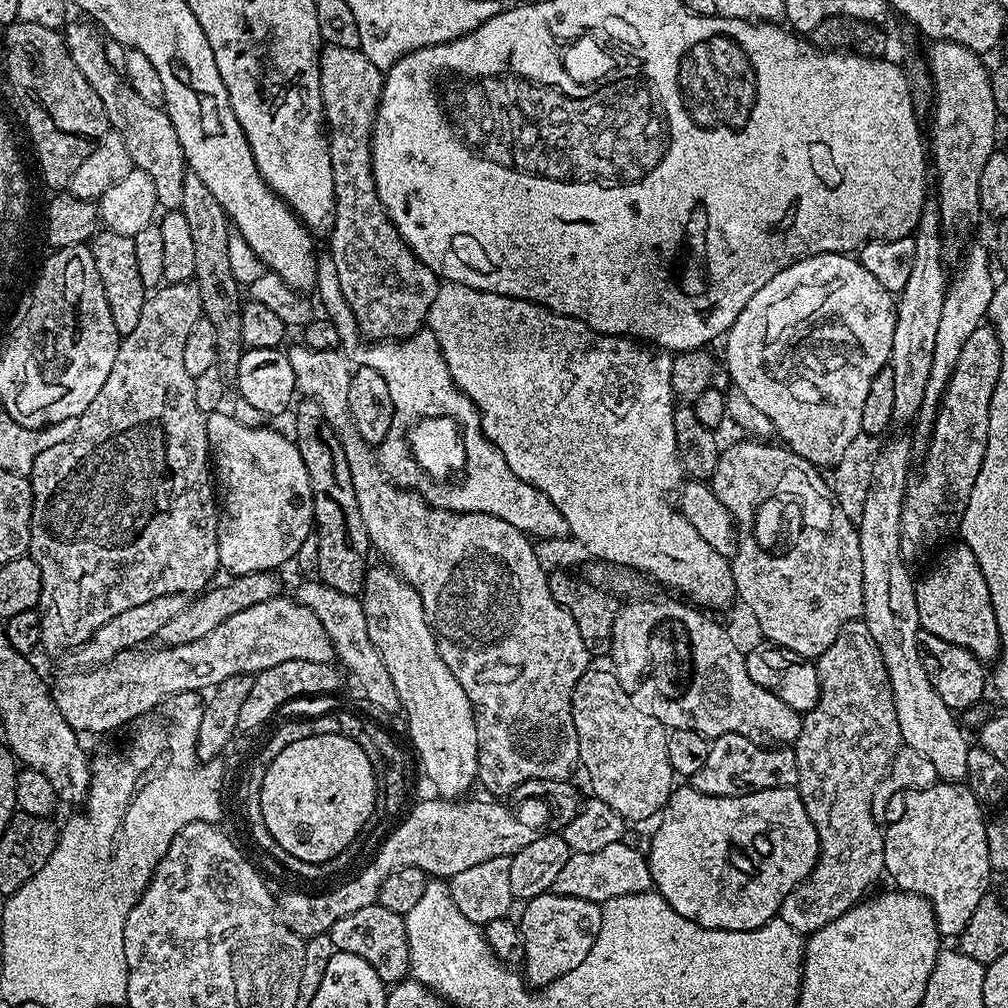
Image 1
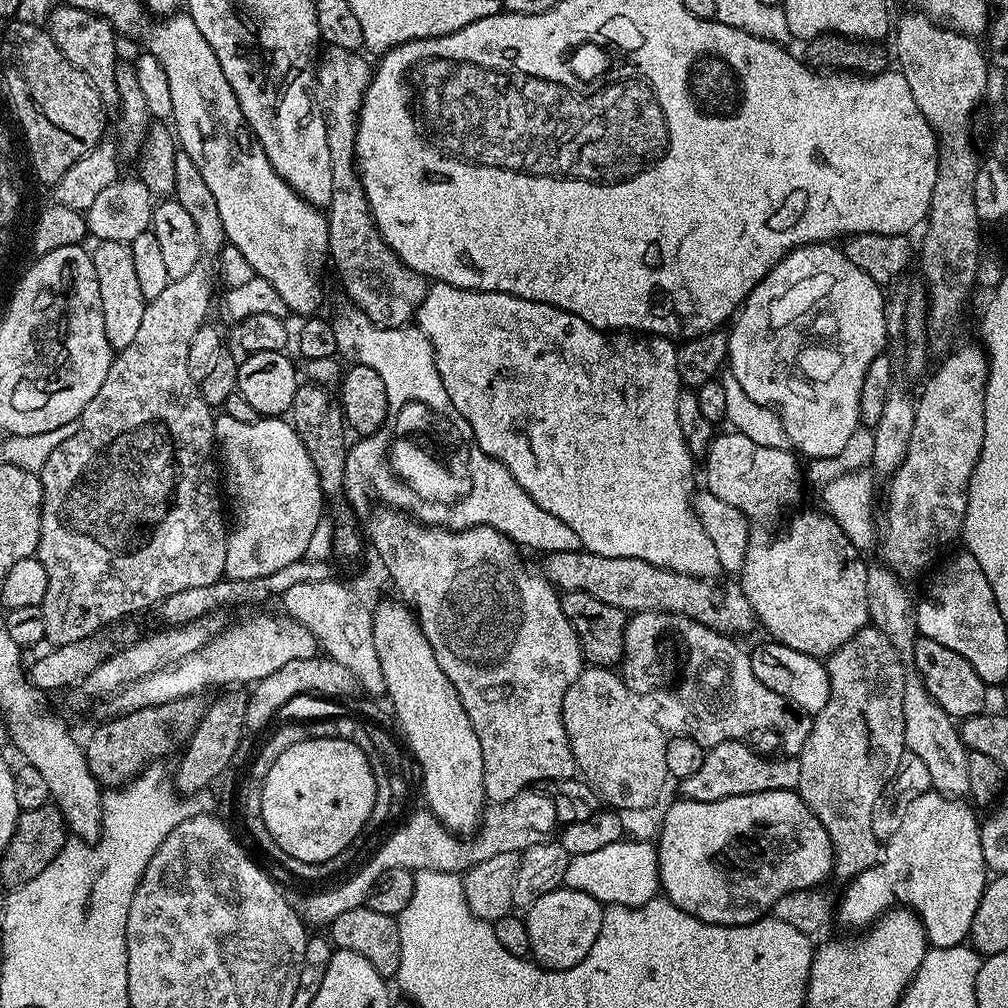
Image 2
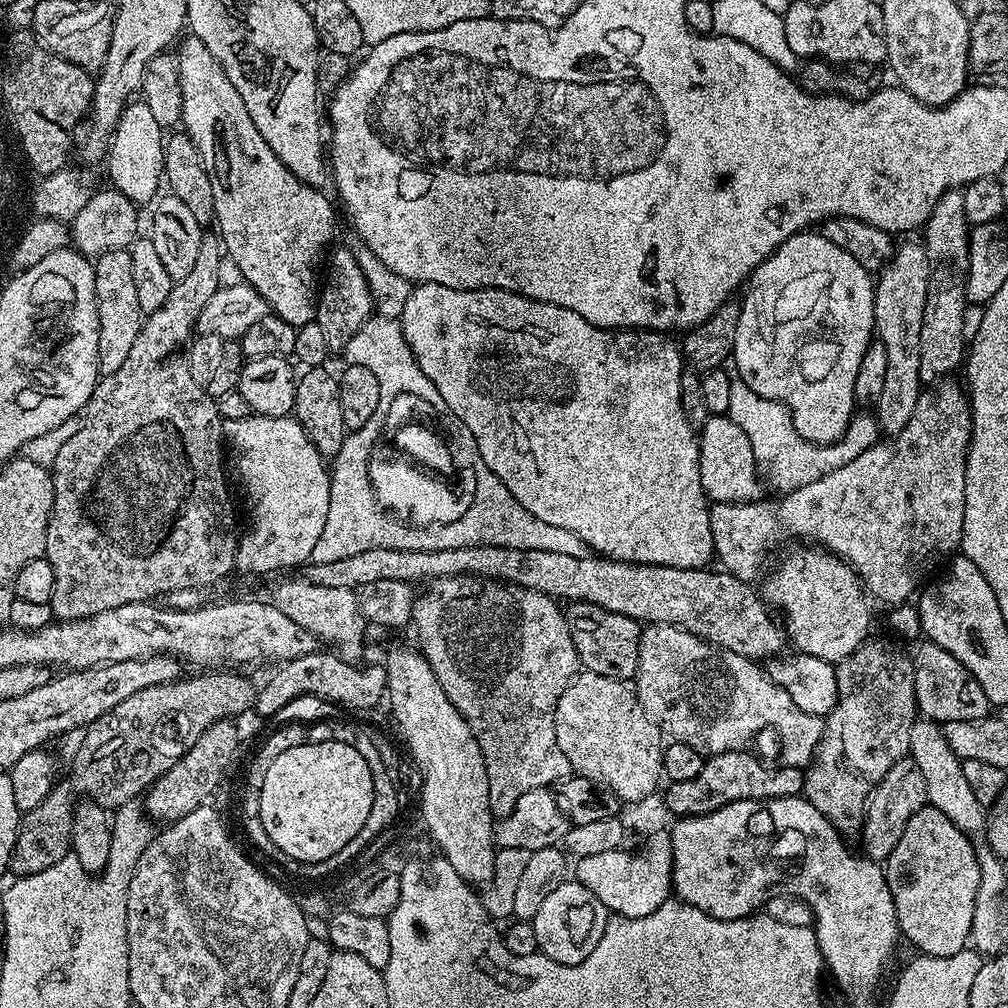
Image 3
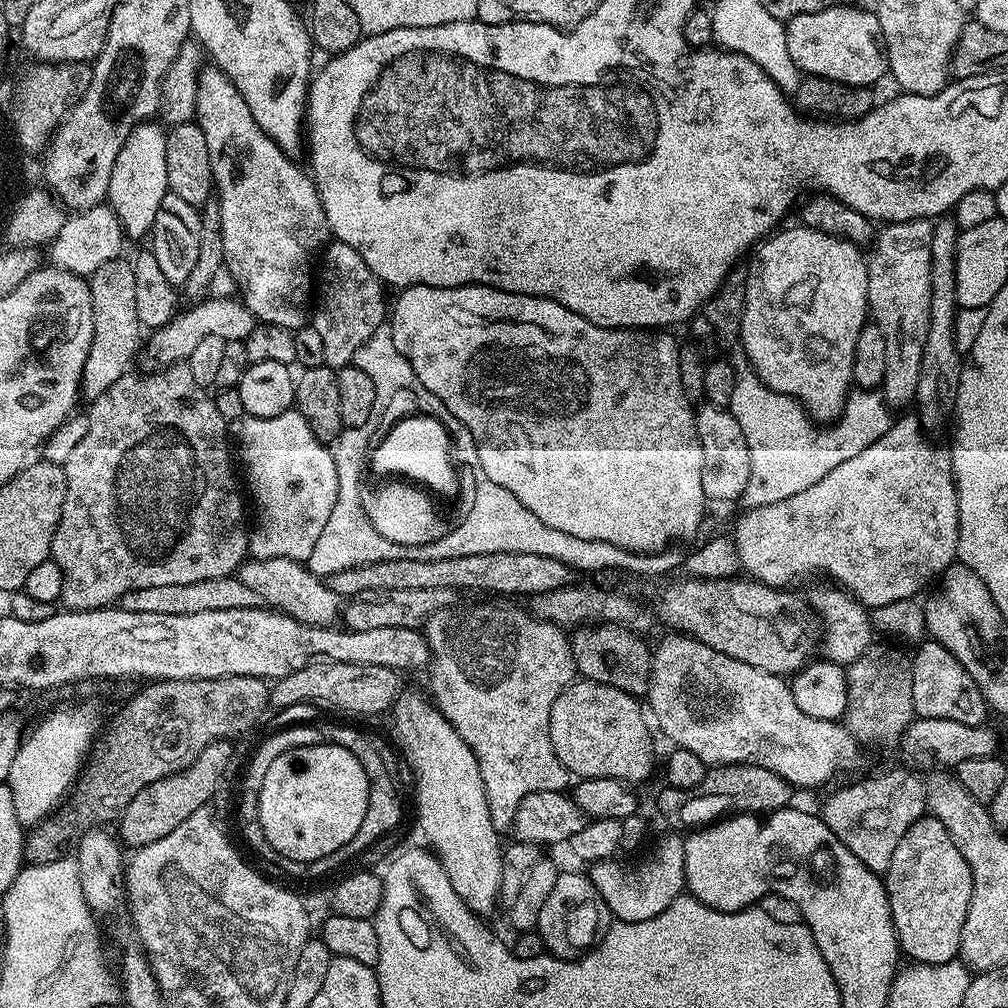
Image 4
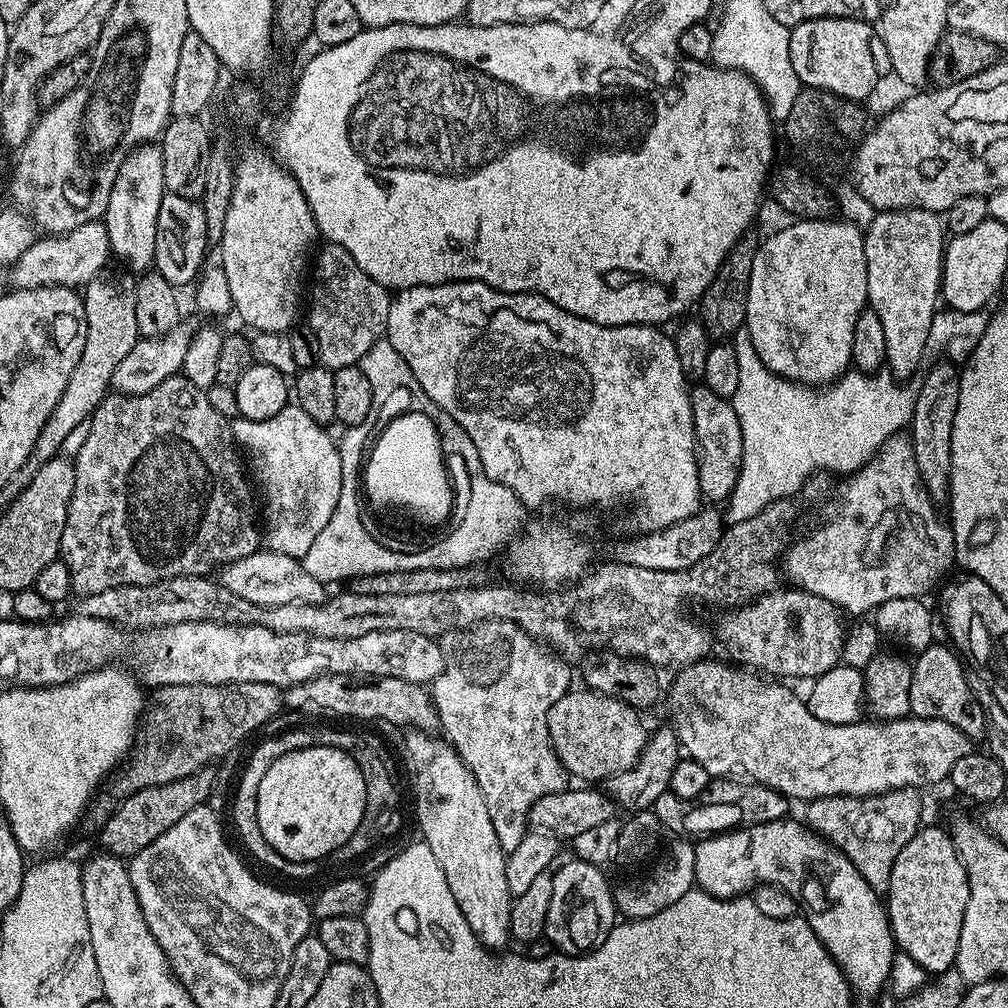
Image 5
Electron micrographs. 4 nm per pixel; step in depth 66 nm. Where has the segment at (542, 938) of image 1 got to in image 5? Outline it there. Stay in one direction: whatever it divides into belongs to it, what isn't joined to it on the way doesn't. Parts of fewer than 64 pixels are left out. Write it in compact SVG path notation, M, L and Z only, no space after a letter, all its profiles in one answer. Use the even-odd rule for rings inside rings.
M569 858L562 864L552 872L554 894L550 898L550 910L546 914L544 936L557 953L576 958L606 942L617 923L618 913L613 885L608 885L607 878L600 873L603 871L597 865L575 858Z

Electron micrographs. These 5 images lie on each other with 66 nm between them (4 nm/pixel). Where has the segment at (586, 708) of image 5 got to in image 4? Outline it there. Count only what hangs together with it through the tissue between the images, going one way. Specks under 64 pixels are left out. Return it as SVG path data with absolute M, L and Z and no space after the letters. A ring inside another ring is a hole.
M577 679L562 694L558 694L558 702L554 702L554 706L550 710L550 742L554 746L554 754L558 754L558 758L562 762L562 766L568 768L569 773L573 777L589 780L590 778L610 778L611 780L622 780L626 784L640 786L640 783L647 778L652 772L652 732L649 717L646 715L645 709L640 709L641 701L637 697L626 694L622 690L618 690L614 686L606 686L605 684L596 684L593 680Z

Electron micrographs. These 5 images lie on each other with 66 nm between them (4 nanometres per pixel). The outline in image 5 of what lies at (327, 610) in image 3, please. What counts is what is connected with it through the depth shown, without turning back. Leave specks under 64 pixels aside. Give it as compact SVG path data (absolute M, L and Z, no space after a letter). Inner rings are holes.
M267 550L223 565L218 572L218 583L230 590L230 594L238 594L238 598L246 598L246 602L254 602L260 608L286 606L286 602L322 604L326 599L325 585L320 584L318 578L310 578L297 557Z

